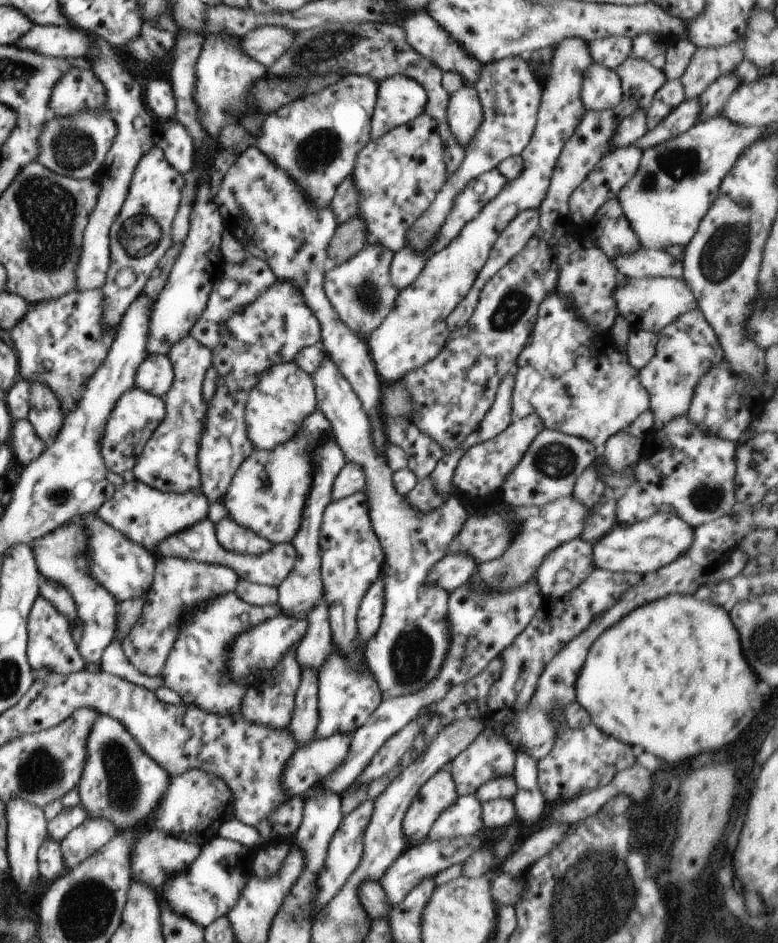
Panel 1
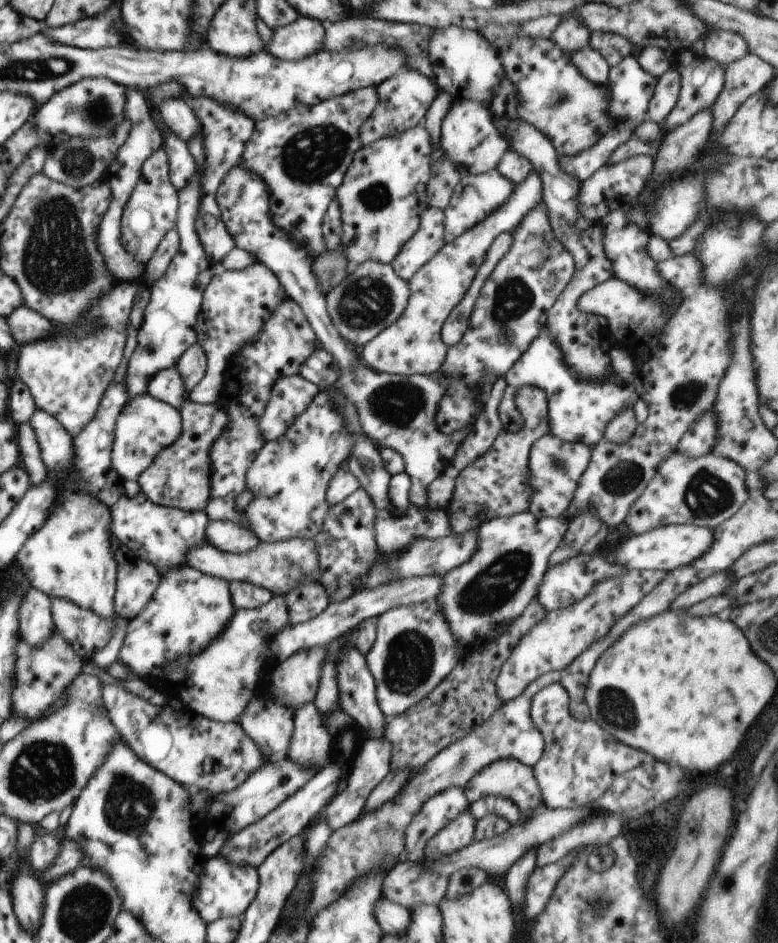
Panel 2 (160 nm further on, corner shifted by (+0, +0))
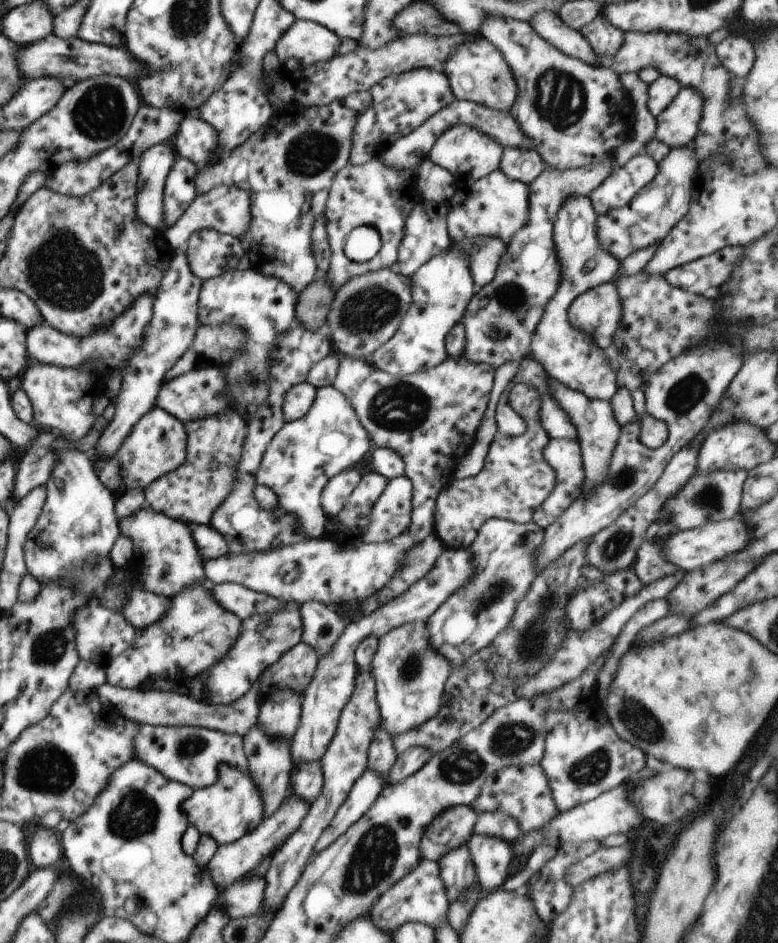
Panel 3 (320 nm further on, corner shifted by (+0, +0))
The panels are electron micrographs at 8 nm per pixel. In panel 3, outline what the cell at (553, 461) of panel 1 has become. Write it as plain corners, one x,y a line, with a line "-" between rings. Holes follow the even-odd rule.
549,439
544,450
542,450
542,458
550,464
550,468
554,470
554,490
550,492
550,496
534,510
532,521
542,529
548,528
550,524
564,513
564,510
581,495
585,480
584,462
580,444
577,440

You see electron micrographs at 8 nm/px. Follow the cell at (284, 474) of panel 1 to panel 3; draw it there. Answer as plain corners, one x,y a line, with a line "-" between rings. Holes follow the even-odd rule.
332,385
321,387
306,416
286,422
272,438
258,466
256,484
267,486
278,496
278,506
294,518
294,530
306,534
307,539
318,539
325,536
329,519
321,502
324,486
340,472
354,469
373,449
369,435
344,394

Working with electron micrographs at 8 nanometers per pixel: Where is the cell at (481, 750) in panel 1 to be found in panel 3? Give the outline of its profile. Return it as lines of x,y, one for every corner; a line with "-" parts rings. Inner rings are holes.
508,766
492,774
481,787
478,797
469,805
475,813
478,812
502,812
512,816
521,832
528,834
530,830
538,830
550,822
558,810
552,798
548,778
544,776
542,768
536,766

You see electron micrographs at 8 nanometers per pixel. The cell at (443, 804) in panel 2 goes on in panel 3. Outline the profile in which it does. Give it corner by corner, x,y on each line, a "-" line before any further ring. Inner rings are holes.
452,806
426,826
420,840
422,859
438,863
446,852
467,844
473,836
476,813
470,806

